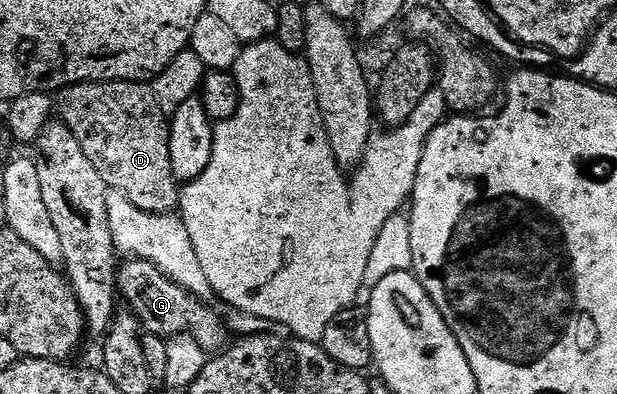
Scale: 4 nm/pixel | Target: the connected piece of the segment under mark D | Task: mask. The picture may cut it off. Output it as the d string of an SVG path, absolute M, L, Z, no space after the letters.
M103 80L71 84L61 89L61 96L61 123L72 130L107 189L124 194L132 206L145 212L173 213L178 208L180 182L172 174L168 117L157 105L151 85L136 80Z

